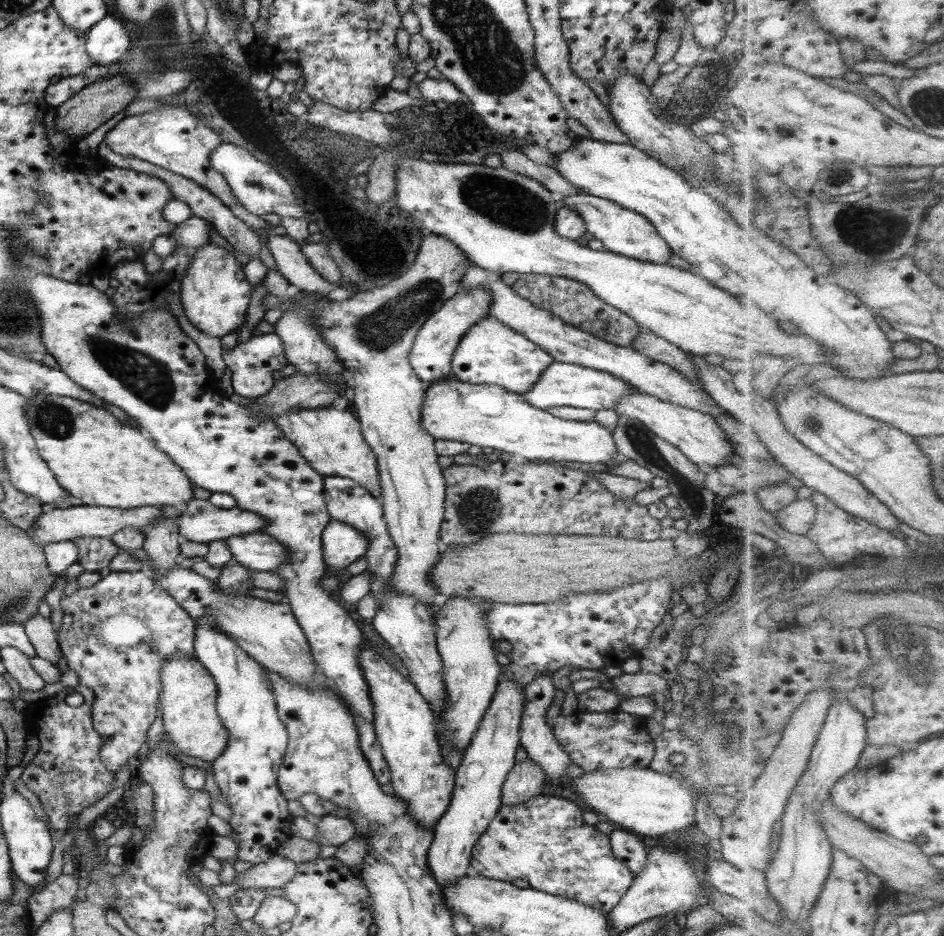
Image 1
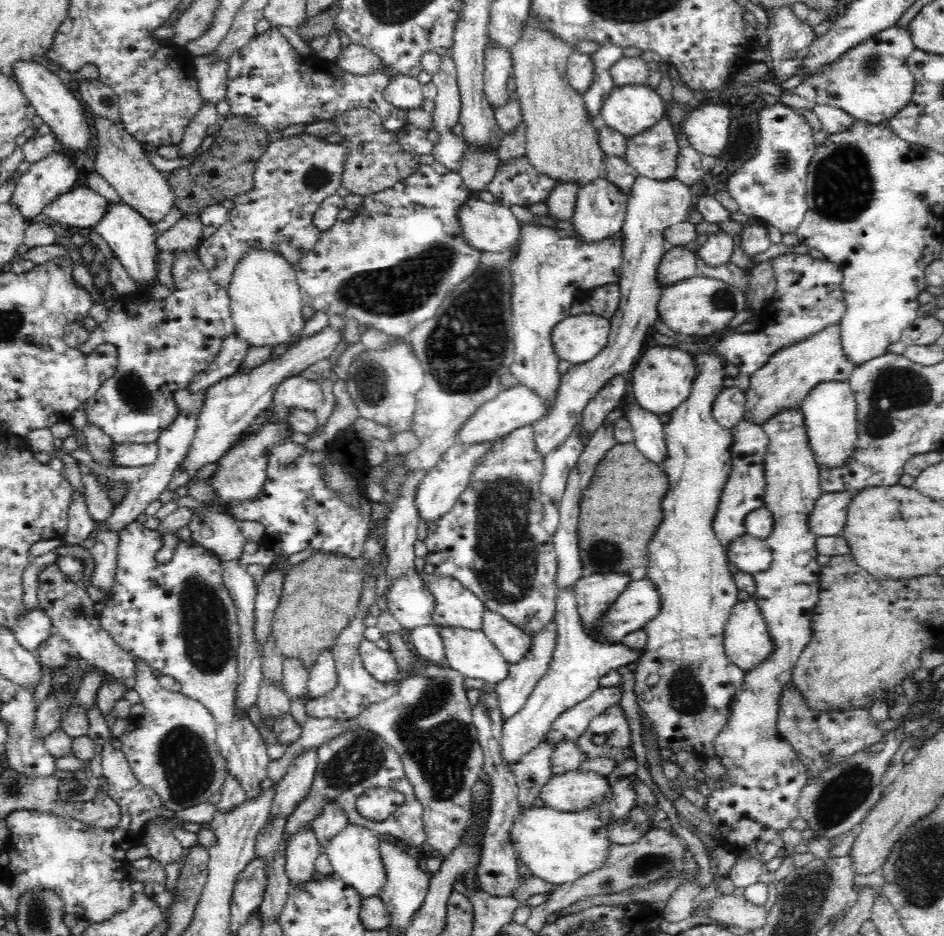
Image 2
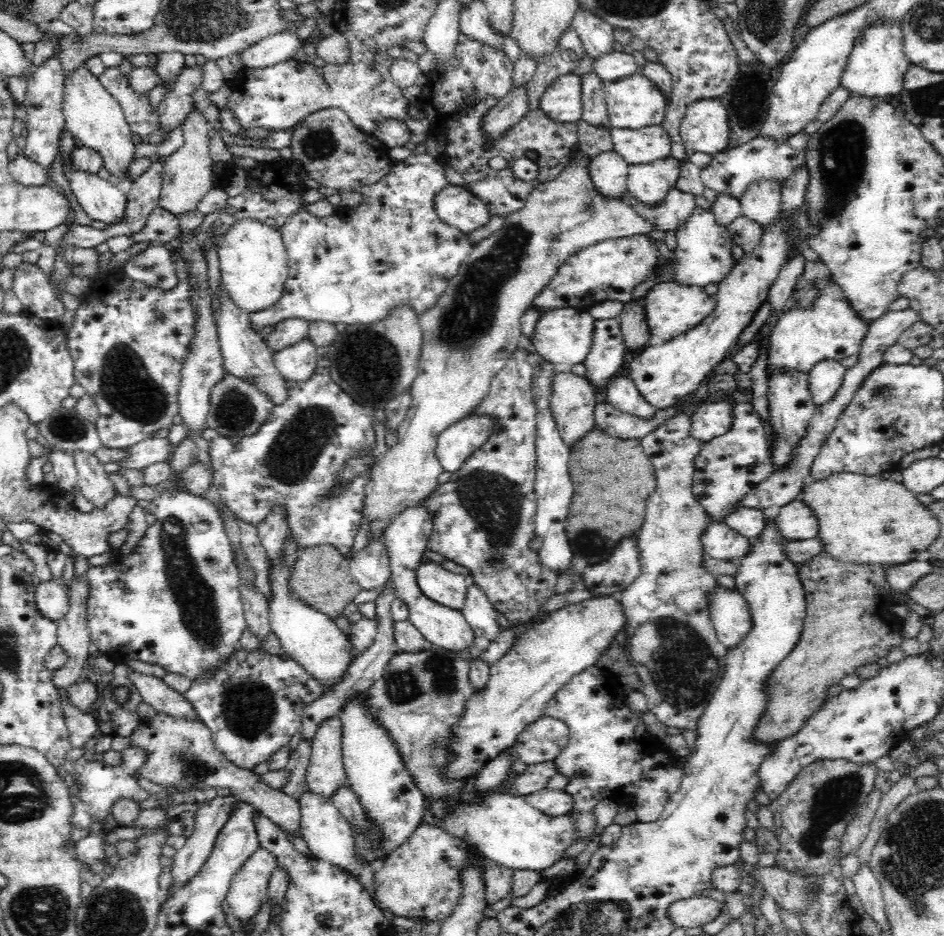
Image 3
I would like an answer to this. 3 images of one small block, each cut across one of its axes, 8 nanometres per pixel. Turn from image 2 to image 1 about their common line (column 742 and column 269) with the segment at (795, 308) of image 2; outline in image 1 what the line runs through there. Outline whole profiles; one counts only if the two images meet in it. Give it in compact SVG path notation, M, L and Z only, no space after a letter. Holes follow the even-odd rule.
M276 333L250 336L248 340L237 343L234 348L223 350L223 361L232 370L234 393L251 399L269 392L275 383L272 373L287 366L284 345Z

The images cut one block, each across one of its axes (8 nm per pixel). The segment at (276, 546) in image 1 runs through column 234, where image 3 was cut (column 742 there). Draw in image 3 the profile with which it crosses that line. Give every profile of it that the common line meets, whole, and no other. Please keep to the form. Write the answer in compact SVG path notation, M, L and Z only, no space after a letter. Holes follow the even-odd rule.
M711 521L701 537L705 557L740 562L751 552L750 540L731 530L725 522Z

